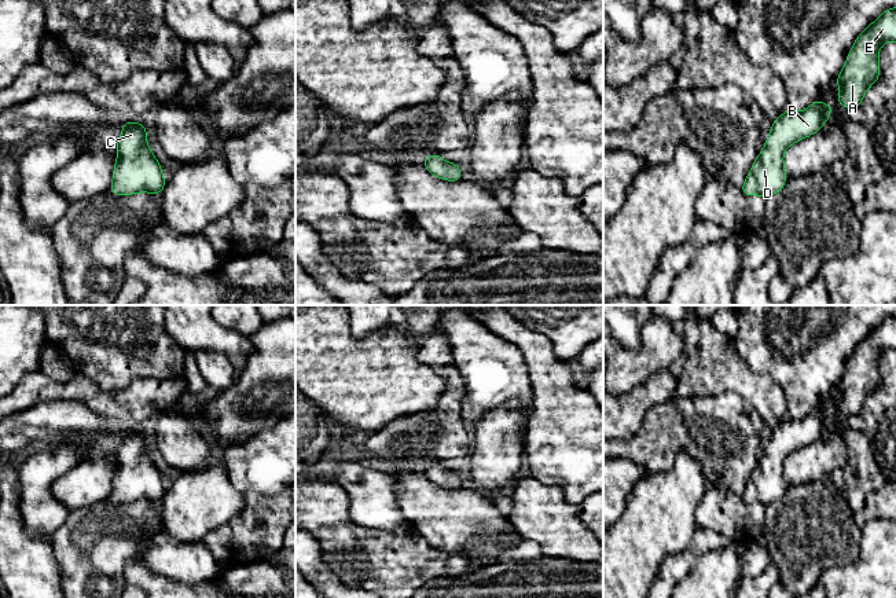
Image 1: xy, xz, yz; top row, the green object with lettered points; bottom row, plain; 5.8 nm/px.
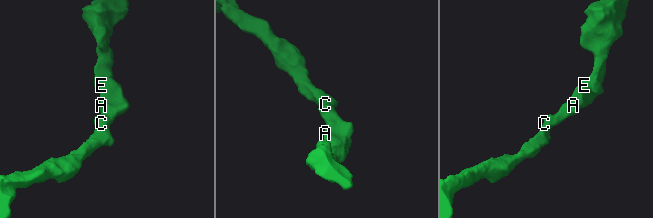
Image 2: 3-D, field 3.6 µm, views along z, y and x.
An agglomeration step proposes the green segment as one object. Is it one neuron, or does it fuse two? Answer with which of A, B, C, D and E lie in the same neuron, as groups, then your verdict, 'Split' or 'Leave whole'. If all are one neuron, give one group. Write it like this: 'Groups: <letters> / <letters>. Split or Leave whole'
Groups: A B C D E. Leave whole

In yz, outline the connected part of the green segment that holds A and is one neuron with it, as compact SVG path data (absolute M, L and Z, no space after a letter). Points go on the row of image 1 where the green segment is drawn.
M886 8L855 40L837 76L837 100L842 107L860 107L864 93L880 78L878 54L886 41L896 41L896 8Z

